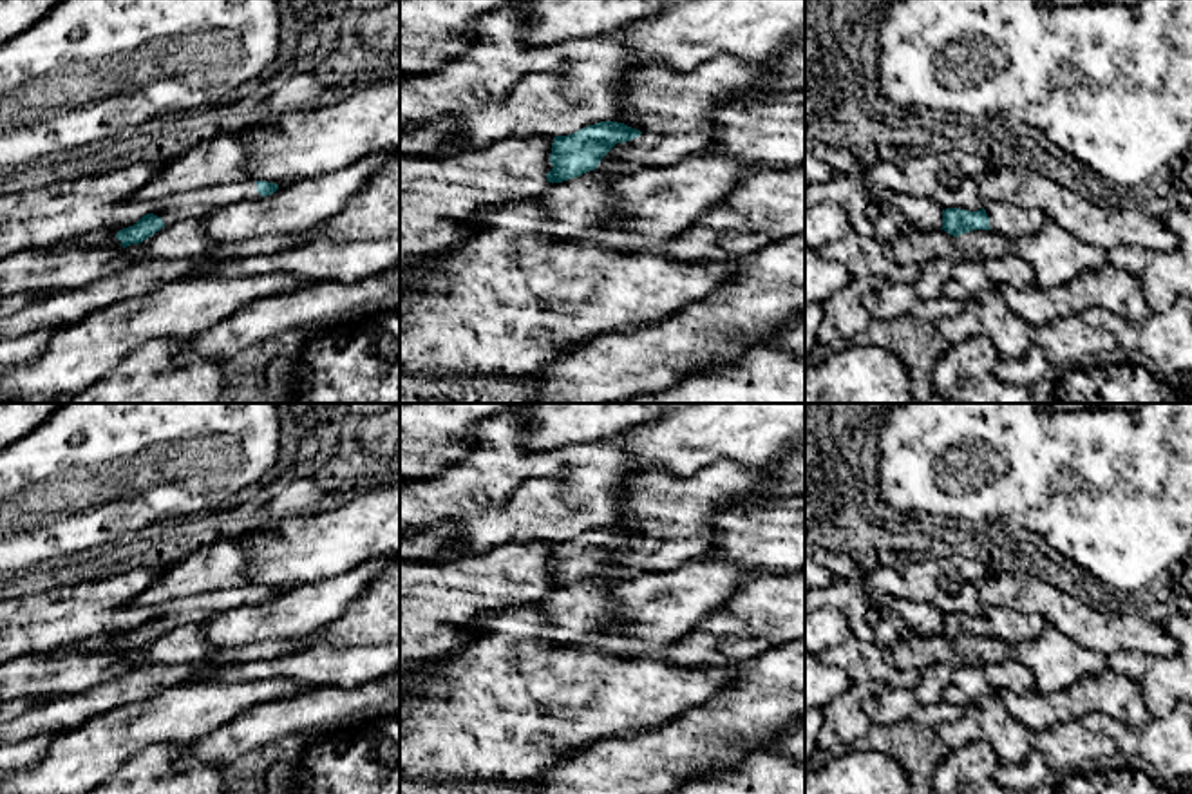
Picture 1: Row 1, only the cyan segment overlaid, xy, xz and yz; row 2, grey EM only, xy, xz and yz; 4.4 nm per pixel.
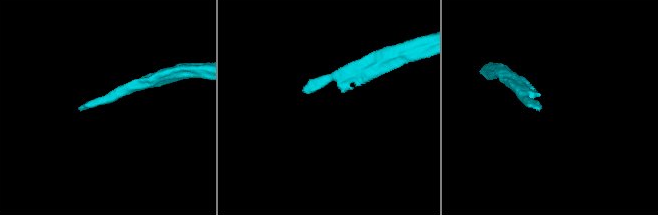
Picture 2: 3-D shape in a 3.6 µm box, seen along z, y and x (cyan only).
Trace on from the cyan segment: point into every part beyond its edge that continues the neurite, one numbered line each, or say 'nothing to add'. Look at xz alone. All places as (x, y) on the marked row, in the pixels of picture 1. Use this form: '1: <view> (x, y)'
1: xz (576, 205)

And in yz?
1: yz (1010, 221)

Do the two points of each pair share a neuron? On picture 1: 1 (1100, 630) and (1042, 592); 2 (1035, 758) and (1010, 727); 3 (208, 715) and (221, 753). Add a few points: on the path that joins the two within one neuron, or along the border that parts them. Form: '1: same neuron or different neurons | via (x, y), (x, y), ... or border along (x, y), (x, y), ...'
1: same neuron | via (1086, 624), (1057, 606)
2: different neurons | border along (1033, 733), (1031, 751), (1022, 760), (1001, 762)
3: different neurons | border along (250, 708), (190, 746)

